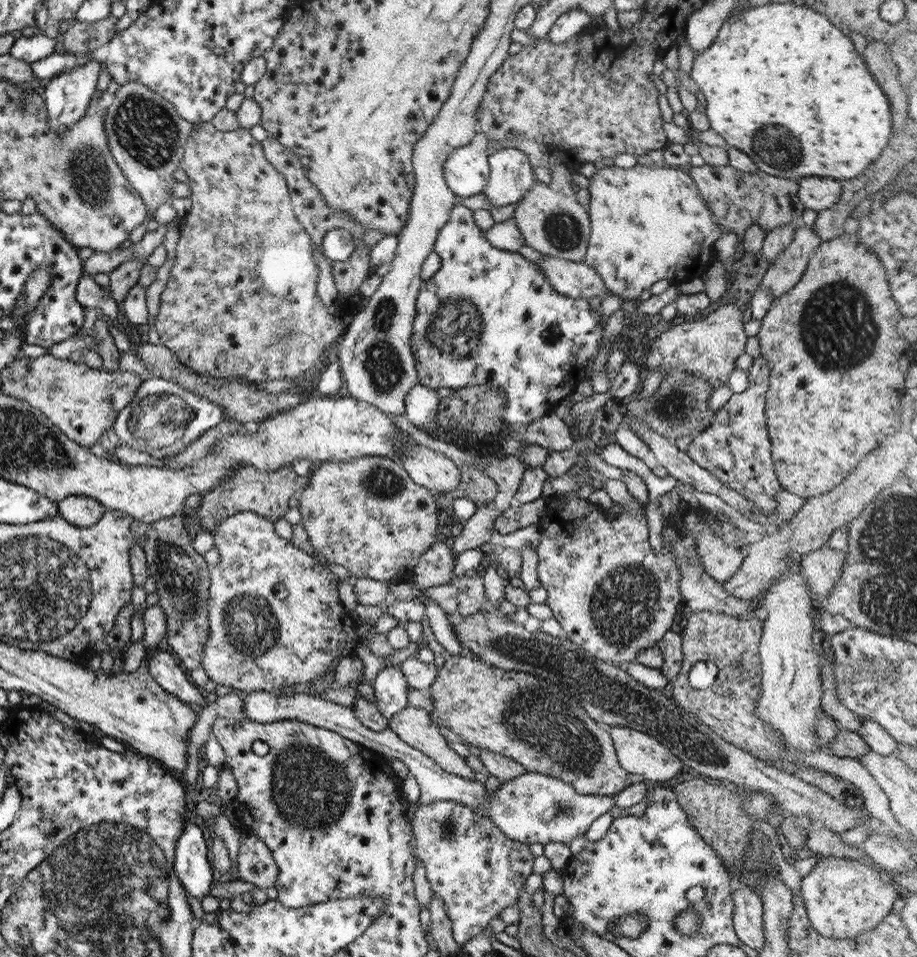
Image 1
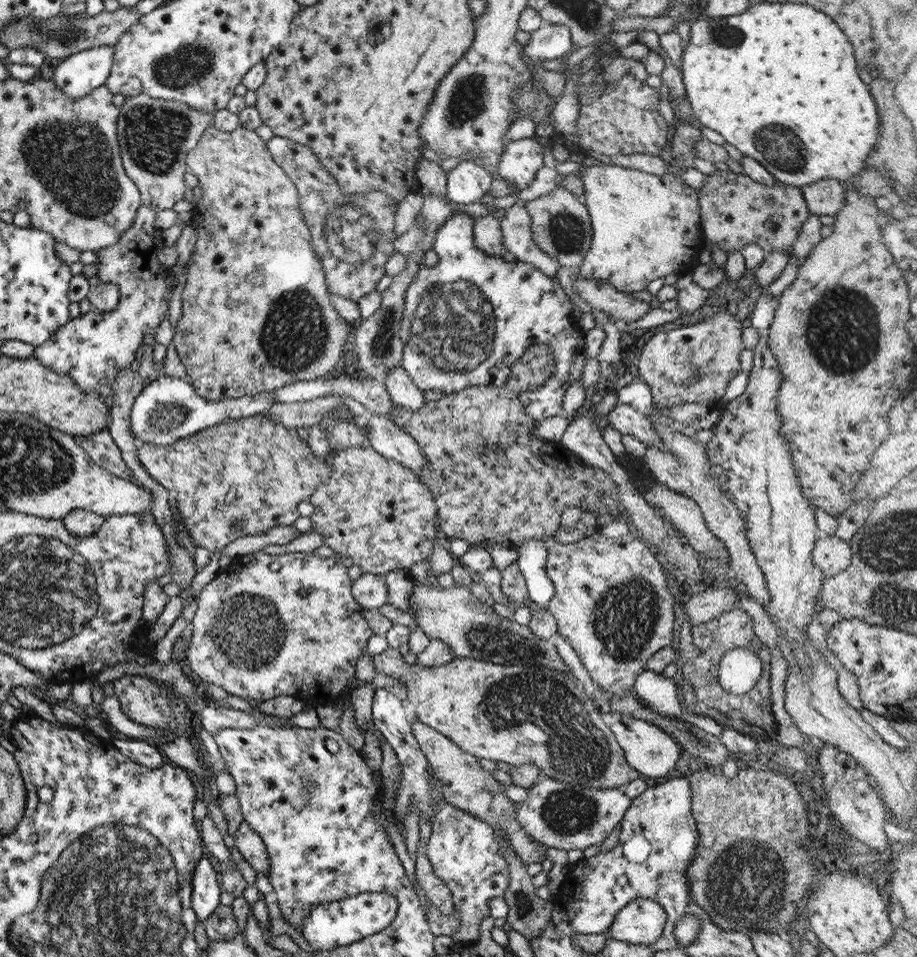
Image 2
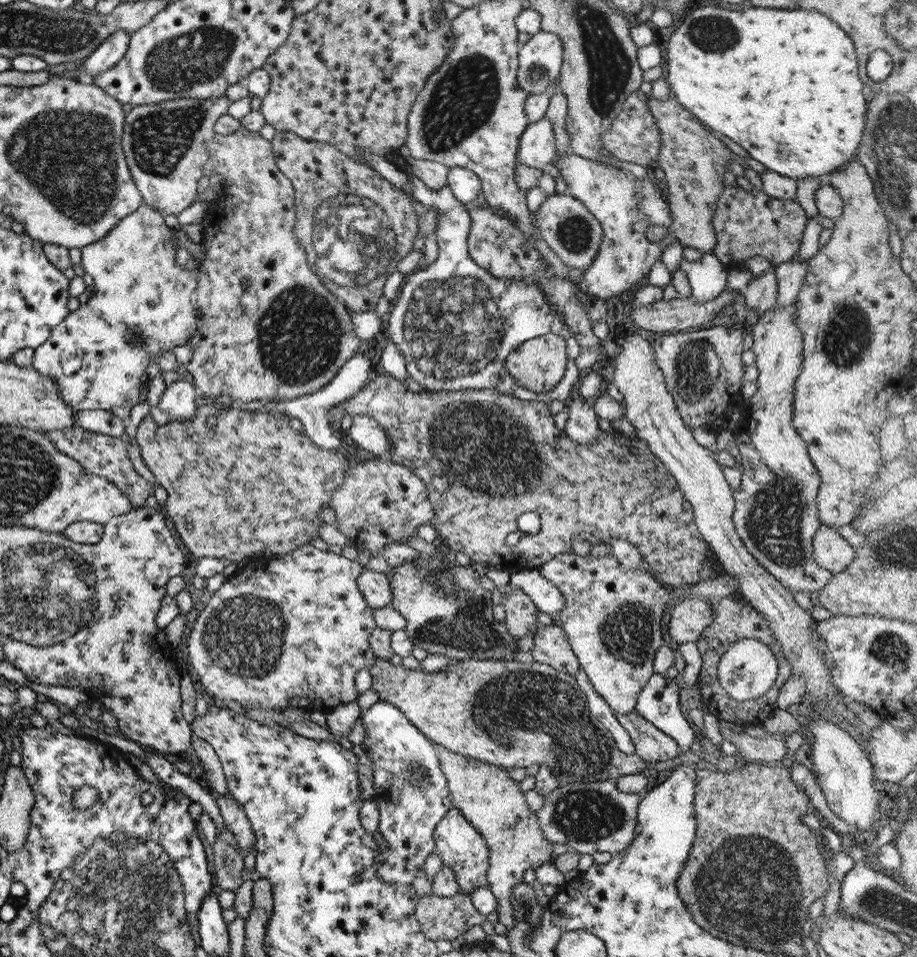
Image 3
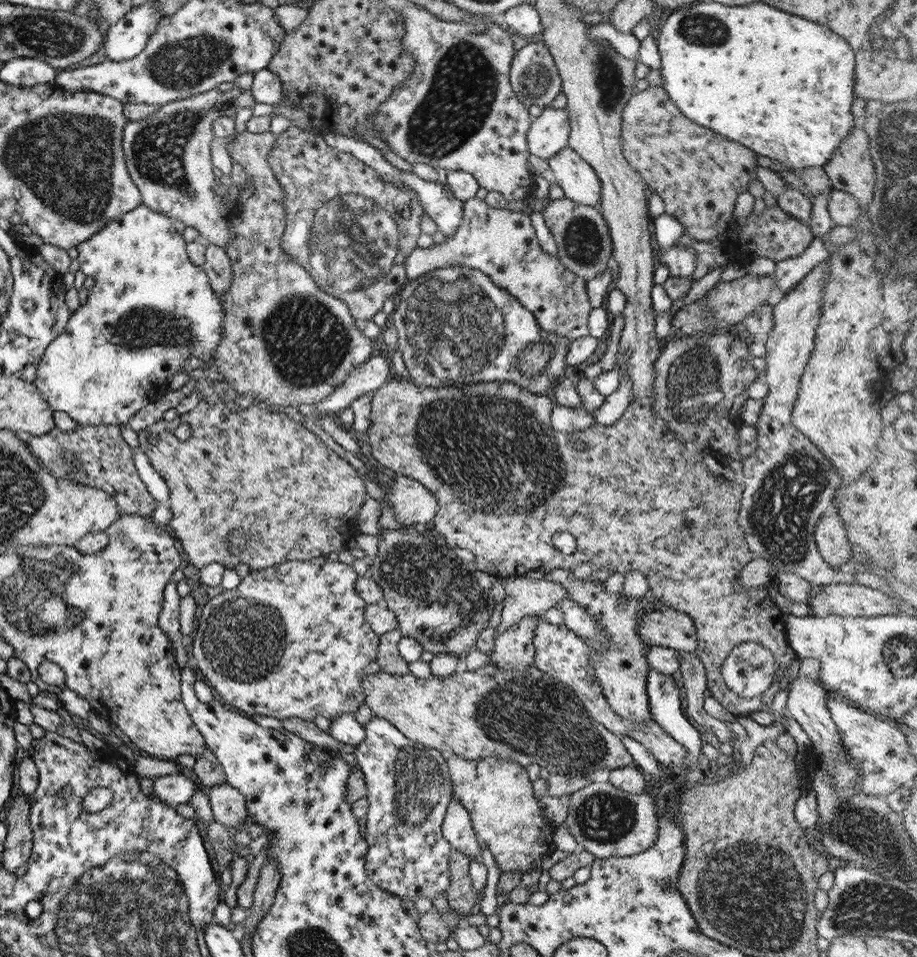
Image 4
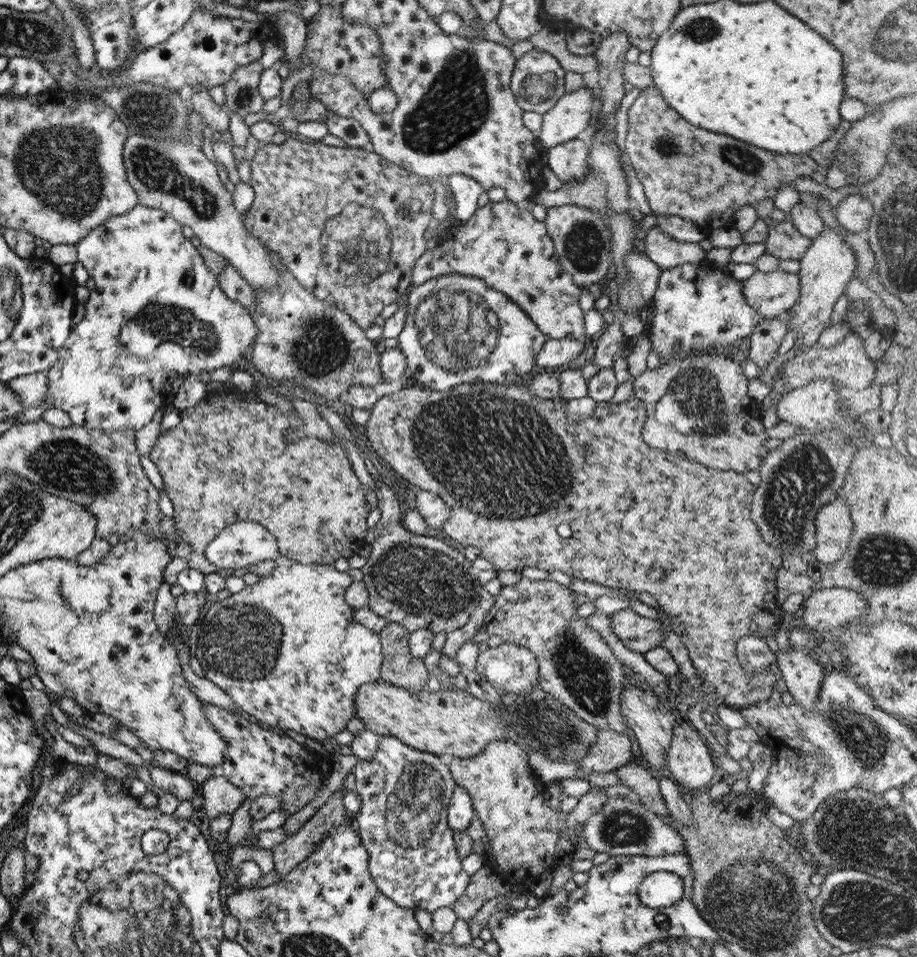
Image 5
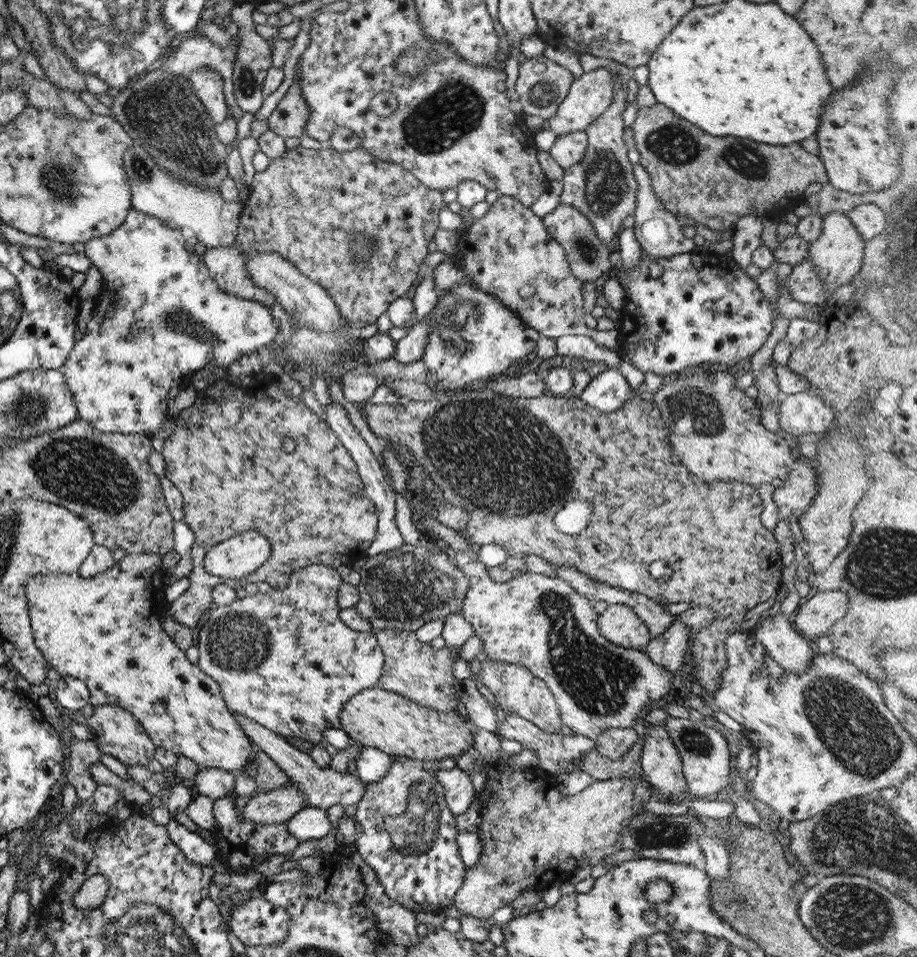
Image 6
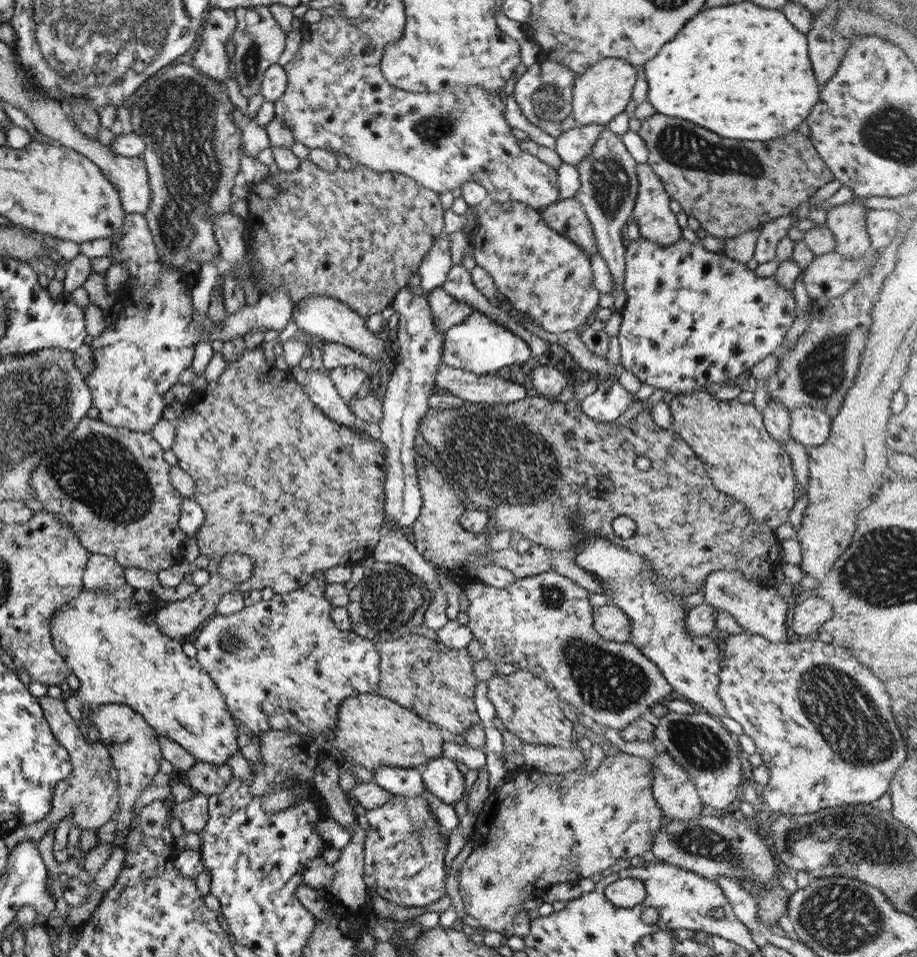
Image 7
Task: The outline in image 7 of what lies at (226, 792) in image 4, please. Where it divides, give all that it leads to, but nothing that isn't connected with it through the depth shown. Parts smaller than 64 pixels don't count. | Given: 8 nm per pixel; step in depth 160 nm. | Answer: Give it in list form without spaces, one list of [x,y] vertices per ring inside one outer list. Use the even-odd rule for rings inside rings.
[[[194,761],[189,770],[183,772],[186,785],[195,791],[209,797],[218,794],[232,780],[231,770],[225,764],[211,764]]]

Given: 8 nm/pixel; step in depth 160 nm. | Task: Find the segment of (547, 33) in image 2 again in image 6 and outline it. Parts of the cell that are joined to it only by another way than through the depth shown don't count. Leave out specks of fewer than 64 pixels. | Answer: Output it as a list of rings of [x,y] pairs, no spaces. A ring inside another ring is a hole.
[[[542,54],[526,58],[521,65],[518,65],[518,74],[514,83],[515,94],[518,96],[517,105],[521,107],[522,113],[539,116],[545,122],[555,114],[557,106],[567,95],[573,79],[572,74],[566,68],[545,58]]]

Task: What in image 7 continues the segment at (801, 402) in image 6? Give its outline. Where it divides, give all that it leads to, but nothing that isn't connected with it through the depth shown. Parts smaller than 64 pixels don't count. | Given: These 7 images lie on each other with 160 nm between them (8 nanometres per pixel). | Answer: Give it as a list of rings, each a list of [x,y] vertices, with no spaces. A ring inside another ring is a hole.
[[[799,406],[789,411],[789,436],[805,448],[823,445],[830,434],[830,418],[812,406]]]

